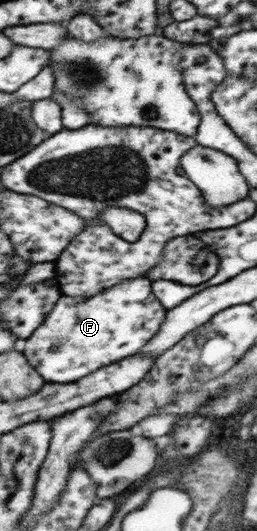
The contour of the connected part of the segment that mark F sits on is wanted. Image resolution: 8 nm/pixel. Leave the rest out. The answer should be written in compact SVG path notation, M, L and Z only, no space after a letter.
M148 278L124 279L84 302L62 296L46 322L26 339L22 353L46 383L73 383L102 366L136 355L157 334L164 314Z

